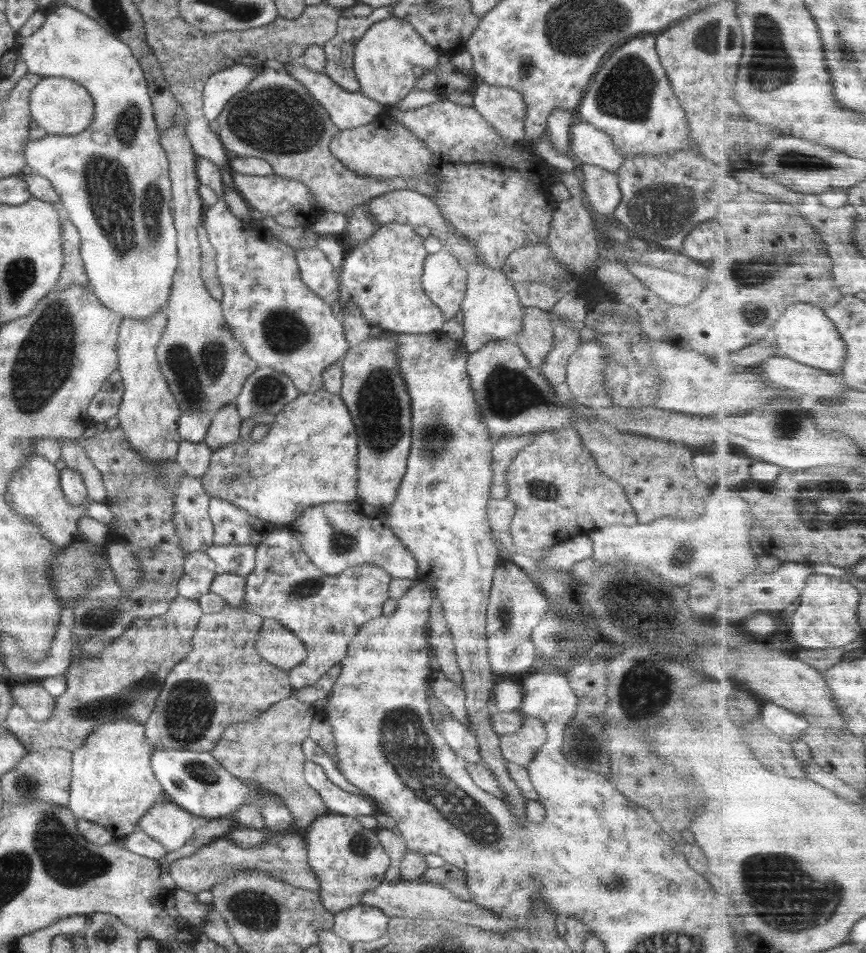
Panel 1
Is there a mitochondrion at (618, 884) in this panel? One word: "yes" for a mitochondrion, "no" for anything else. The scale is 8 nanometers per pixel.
yes

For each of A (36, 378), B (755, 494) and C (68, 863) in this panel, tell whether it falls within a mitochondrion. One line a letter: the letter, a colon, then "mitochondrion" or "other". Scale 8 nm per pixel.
A: mitochondrion
B: other
C: mitochondrion

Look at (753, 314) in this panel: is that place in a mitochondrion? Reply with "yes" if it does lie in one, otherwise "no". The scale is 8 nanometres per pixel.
yes

